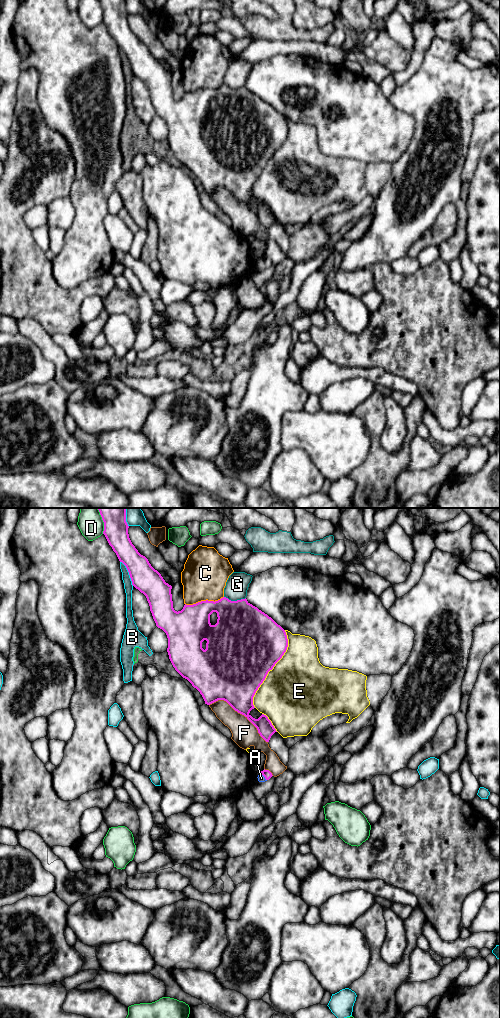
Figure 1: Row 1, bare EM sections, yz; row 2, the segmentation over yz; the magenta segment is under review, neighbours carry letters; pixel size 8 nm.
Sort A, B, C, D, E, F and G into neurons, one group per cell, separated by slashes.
A / B / C / D / E / F / G

